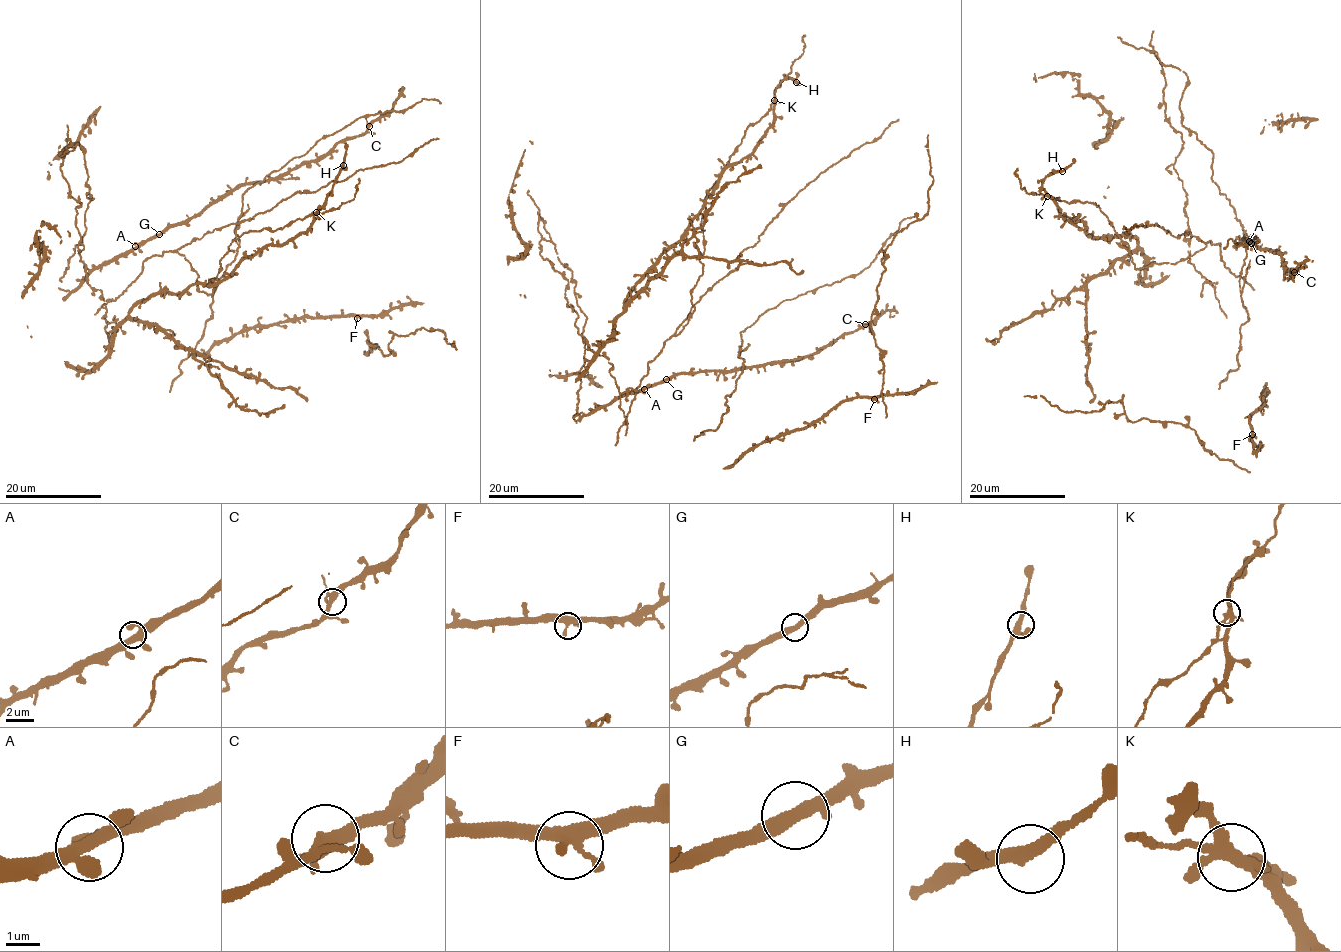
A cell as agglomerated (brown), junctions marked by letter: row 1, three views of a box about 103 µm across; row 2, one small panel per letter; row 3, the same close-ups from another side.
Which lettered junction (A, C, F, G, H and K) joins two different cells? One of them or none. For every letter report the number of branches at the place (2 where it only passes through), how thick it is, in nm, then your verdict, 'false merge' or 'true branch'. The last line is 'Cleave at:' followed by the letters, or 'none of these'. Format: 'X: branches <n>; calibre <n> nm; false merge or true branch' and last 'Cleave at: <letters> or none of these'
A: branches 4; calibre 340 nm; true branch
C: branches 4; calibre 320 nm; true branch
F: branches 3; calibre 360 nm; true branch
G: branches 3; calibre 320 nm; true branch
H: branches 3; calibre 320 nm; true branch
K: branches 6; calibre 320 nm; true branch
Cleave at: none of these

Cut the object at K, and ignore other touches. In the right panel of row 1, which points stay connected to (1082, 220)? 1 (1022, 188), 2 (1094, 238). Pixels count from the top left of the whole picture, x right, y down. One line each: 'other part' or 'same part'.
1: other part
2: same part

